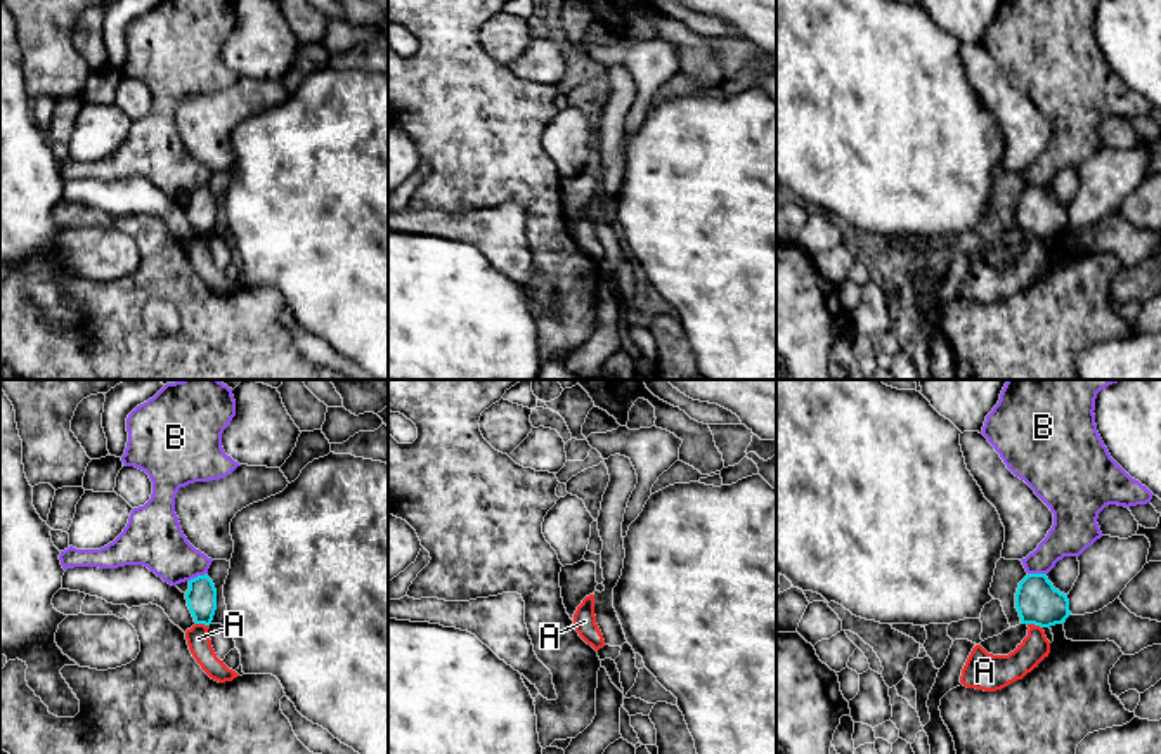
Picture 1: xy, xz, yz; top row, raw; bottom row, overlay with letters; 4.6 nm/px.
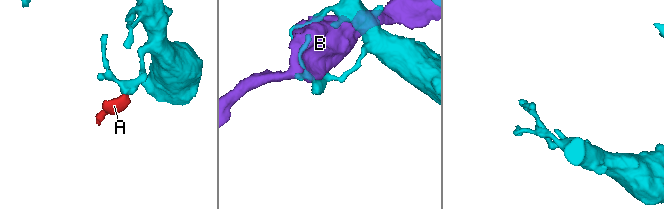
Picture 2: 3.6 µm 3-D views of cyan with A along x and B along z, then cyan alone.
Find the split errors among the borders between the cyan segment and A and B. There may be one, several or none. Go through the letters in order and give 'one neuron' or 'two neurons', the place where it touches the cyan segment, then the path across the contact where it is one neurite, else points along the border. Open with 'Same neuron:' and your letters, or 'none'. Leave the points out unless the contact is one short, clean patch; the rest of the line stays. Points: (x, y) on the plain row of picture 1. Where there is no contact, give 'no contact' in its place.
Same neuron: none
A: two neurons; meets cyan in yz at (1035, 236); border along yz (1028, 234), (1042, 240)
B: two neurons; meets cyan in yz at (1037, 186)

